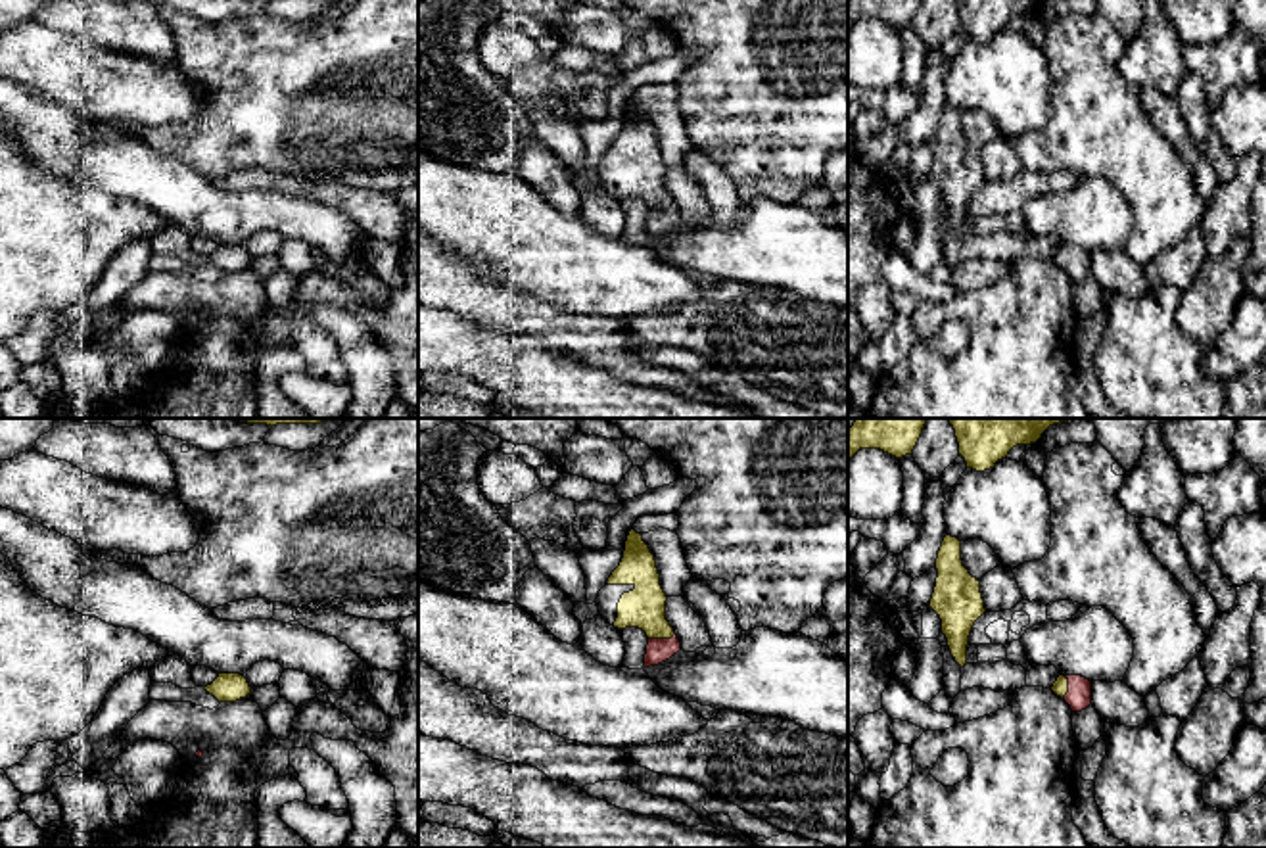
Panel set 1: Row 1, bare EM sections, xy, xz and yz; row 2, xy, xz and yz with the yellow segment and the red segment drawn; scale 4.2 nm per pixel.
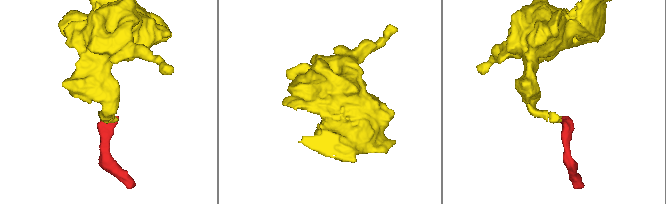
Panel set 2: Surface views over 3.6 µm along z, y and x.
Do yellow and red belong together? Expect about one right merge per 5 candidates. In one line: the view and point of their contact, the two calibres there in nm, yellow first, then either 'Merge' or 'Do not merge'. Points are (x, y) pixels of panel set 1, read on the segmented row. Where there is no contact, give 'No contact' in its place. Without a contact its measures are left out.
Touches yellow at xz (660, 637). Thickness 180 nm (yellow) against 100 nm. Merge

